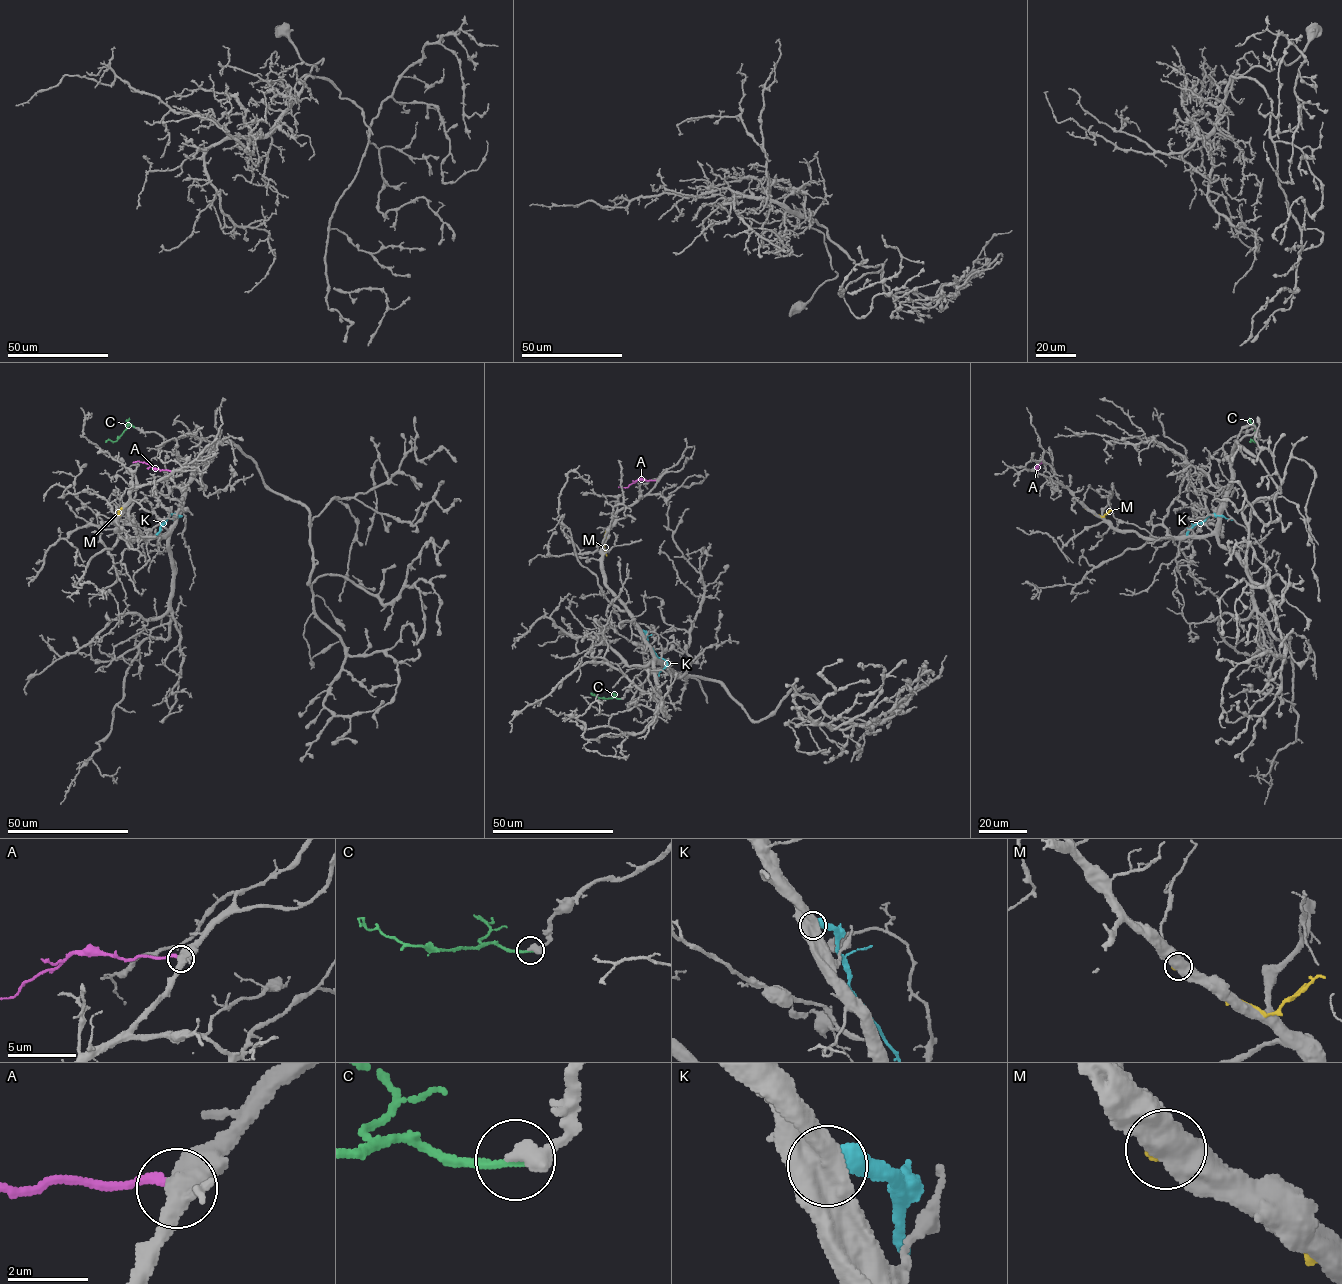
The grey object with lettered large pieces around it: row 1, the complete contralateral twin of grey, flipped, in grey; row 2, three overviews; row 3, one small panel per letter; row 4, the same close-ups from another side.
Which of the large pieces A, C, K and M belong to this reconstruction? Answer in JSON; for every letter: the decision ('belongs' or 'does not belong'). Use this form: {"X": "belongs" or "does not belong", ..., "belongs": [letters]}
{"A": "does not belong", "C": "belongs", "K": "does not belong", "M": "does not belong", "belongs": ["C"]}

